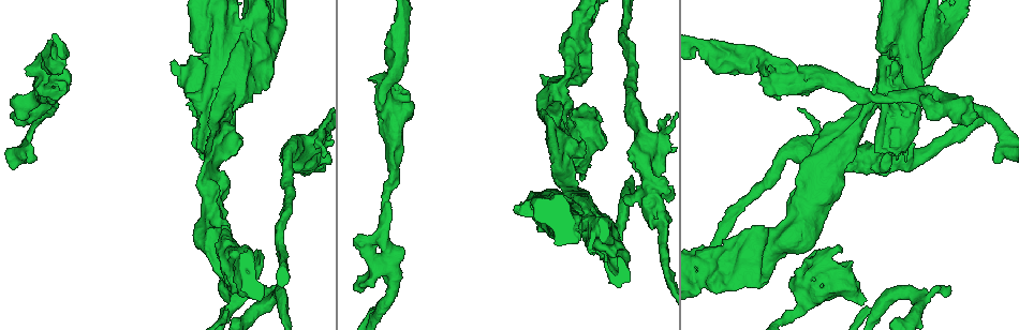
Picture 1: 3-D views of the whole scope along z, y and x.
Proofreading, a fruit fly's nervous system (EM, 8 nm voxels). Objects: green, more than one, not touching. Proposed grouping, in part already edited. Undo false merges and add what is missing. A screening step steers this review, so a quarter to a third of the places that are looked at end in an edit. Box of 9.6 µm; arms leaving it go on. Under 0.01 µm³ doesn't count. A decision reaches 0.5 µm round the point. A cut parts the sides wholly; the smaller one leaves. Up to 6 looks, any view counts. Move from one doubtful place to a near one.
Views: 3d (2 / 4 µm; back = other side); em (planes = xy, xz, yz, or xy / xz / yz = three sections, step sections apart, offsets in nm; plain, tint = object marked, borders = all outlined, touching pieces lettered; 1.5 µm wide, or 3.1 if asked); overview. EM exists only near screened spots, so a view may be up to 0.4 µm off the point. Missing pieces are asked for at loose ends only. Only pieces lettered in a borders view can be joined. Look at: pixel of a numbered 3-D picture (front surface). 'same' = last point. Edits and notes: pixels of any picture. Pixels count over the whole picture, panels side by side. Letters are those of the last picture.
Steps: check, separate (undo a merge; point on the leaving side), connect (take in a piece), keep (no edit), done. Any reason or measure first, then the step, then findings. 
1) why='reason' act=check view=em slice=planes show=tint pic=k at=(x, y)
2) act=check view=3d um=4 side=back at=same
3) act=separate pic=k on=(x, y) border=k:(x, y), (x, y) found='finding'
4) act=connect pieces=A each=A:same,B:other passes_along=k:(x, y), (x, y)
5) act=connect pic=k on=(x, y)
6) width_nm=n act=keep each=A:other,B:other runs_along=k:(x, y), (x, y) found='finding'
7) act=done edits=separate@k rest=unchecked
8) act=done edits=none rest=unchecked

act=check view=em slice=xz step=8 show=borders pic=1 at=(842, 252)

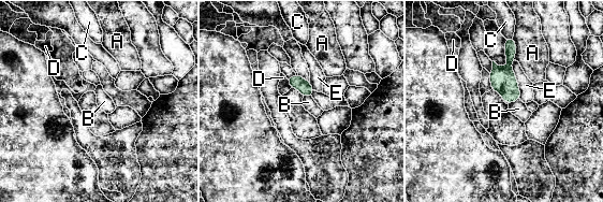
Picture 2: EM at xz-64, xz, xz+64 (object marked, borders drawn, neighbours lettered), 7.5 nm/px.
why='cut it another way' act=check view=em slice=planes show=borders at=same

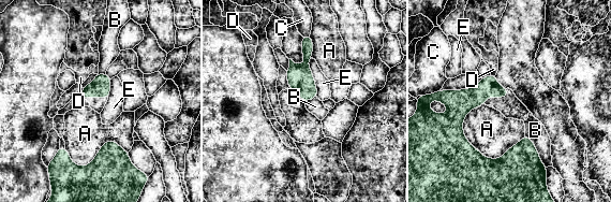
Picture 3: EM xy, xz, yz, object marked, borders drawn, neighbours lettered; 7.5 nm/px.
act=keep each=A:other,B:other,C:other,D:other,E:other runs_along=3:(447, 94), (460, 138), (479, 157), (535, 160) found='no lettered piece goes on from it'

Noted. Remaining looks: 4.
why='thick end' act=check view=em um=3.1 slice=xy step=8 show=tint pic=1 at=(897, 131)

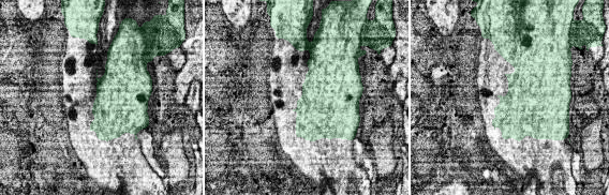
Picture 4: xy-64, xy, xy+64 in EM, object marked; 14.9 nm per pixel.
act=check view=em um=3.1 slice=planes show=borders at=same

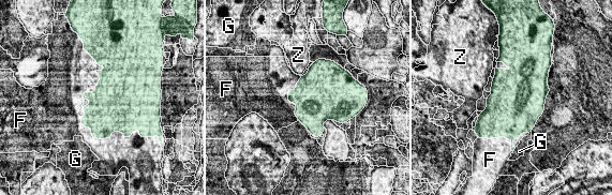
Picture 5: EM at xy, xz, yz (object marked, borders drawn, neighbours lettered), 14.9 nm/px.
longest_contact=F:1050nm act=connect pieces=F each=F:same,G:other,Z:other passes_along=5:(98, 100), (83, 94), (66, 90) found='it goes on there'

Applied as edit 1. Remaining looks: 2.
act=done edits=connect@5 rest=unchecked

